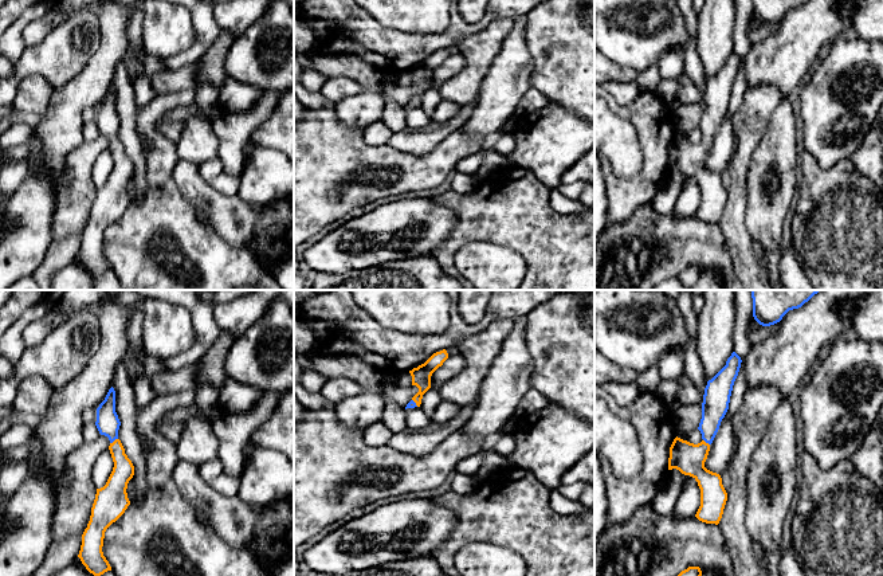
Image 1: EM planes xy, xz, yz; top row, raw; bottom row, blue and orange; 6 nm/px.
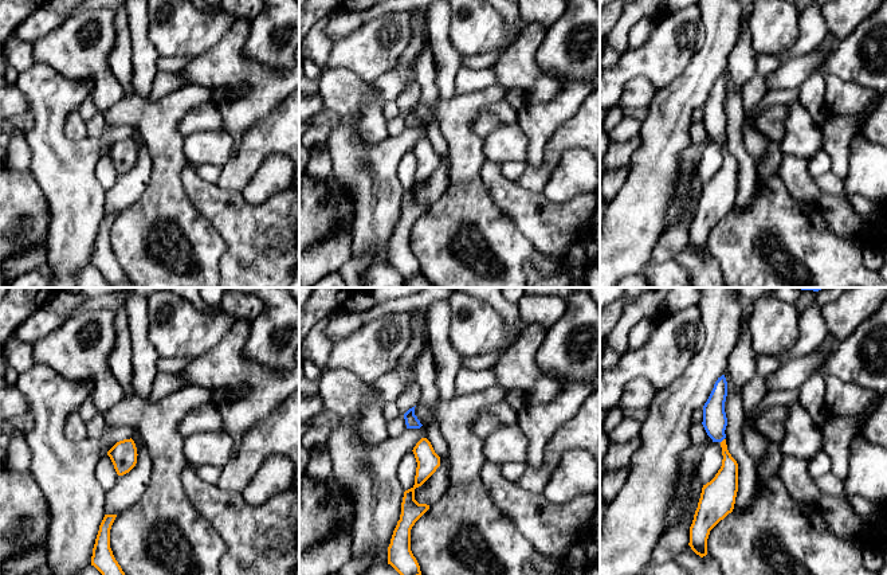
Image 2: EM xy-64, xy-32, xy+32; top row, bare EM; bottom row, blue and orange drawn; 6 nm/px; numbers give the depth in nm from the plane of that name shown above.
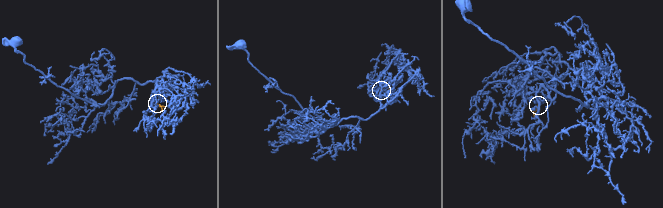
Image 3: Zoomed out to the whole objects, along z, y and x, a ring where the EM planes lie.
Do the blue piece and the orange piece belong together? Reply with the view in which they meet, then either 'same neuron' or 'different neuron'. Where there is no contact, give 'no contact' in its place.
contact in xy; same neuron

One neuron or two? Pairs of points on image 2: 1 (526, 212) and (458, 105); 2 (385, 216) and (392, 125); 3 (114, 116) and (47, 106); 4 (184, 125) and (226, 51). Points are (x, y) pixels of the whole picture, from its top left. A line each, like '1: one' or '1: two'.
1: two
2: two
3: two
4: two

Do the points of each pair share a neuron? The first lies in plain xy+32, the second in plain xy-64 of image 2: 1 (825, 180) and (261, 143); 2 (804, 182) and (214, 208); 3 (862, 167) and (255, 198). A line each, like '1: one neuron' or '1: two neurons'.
1: one neuron
2: one neuron
3: one neuron

